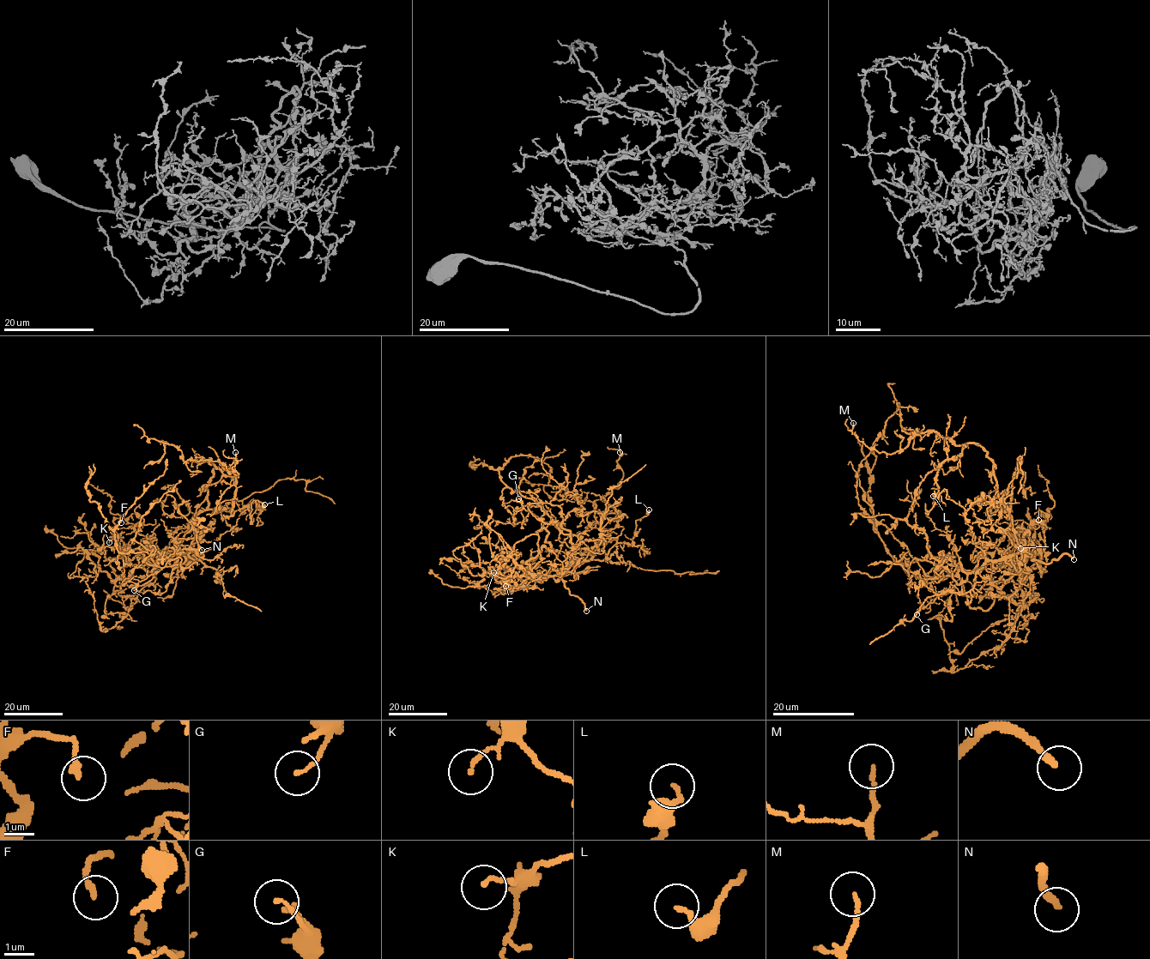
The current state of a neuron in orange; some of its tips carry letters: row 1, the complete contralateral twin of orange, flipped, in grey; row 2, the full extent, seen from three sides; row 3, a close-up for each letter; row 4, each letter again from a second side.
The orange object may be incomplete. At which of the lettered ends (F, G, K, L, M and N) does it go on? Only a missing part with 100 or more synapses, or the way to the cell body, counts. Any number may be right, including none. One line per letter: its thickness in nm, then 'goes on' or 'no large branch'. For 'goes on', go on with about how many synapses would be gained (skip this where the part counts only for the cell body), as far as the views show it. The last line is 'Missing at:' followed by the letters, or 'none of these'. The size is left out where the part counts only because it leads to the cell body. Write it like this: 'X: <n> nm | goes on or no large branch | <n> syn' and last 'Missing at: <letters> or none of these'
F: 170 nm | no large branch
G: 120 nm | no large branch
K: 130 nm | no large branch
L: 160 nm | no large branch
M: 140 nm | no large branch
N: 240 nm | goes on
Missing at: N

